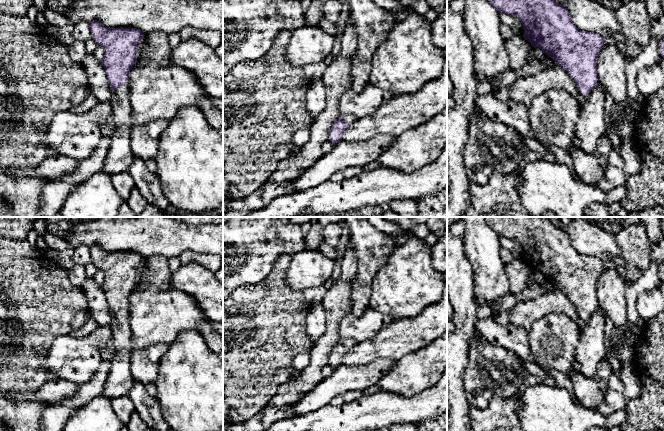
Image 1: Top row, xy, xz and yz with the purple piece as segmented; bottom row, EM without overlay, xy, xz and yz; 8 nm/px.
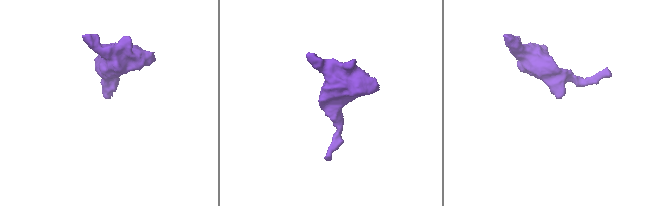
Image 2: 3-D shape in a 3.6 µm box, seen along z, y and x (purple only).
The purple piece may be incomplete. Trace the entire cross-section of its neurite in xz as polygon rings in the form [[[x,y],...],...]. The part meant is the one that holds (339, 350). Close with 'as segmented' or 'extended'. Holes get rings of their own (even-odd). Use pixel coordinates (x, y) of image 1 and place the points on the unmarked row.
[[[352,338],[341,339],[332,349],[328,364],[332,367],[341,365],[343,356],[353,347],[357,341]]]; extended

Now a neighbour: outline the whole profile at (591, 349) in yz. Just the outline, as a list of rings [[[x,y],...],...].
[[[597,309],[586,319],[581,330],[575,351],[575,365],[586,378],[594,378],[598,364],[607,357],[605,328],[604,316]]]

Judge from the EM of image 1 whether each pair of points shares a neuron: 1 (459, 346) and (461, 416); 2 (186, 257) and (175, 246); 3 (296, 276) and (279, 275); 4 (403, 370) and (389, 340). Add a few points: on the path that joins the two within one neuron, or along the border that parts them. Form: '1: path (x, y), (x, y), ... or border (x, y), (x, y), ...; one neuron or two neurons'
1: path (457, 363), (457, 399); one neuron
2: border (205, 253), (183, 251), (178, 256); two neurons
3: border (292, 256), (286, 272), (286, 282), (301, 292); two neurons
4: border (420, 350), (410, 352), (397, 361); two neurons

